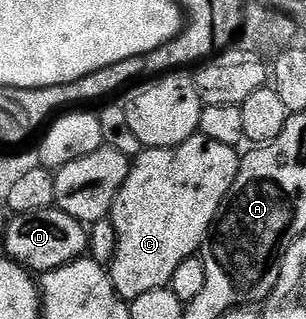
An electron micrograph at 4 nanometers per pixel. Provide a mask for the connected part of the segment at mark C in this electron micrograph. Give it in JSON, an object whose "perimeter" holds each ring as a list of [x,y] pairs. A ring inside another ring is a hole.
{"perimeter":[[[199,133],[177,147],[141,150],[131,160],[128,176],[114,201],[110,216],[114,229],[118,229],[118,253],[110,264],[110,274],[114,289],[124,300],[142,297],[142,293],[150,293],[150,289],[168,287],[178,265],[193,258],[203,248],[208,230],[220,214],[224,199],[238,177],[241,162],[242,155],[237,148],[210,141],[210,137]]]}

